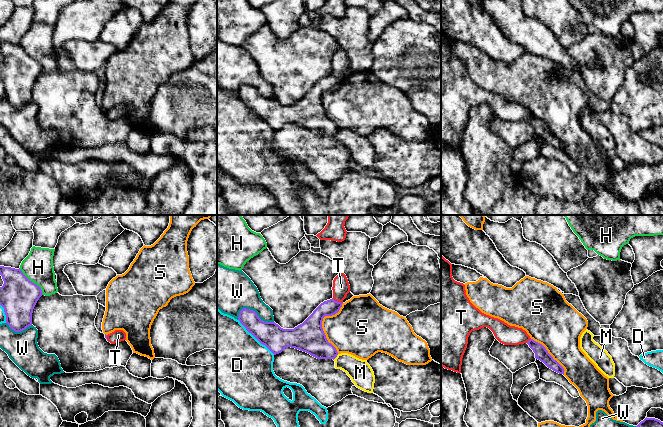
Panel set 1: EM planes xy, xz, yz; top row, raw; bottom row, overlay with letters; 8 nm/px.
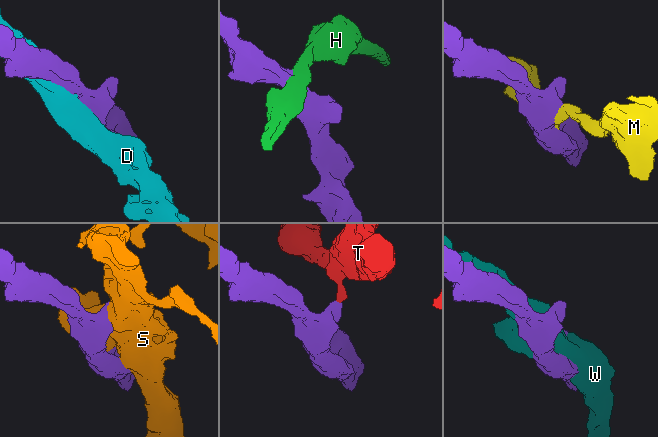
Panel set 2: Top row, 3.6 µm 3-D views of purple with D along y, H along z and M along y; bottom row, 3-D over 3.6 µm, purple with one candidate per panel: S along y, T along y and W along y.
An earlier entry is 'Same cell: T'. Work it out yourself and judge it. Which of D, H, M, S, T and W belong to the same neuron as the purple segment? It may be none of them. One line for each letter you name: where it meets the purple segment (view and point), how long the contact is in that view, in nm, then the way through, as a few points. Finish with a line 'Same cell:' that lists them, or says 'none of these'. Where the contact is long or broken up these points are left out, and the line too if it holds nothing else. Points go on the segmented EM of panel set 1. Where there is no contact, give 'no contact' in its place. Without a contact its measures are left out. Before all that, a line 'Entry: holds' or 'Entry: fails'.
Entry: fails
Same cell: none of these

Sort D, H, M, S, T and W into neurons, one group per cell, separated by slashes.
D S / H / M / T / W

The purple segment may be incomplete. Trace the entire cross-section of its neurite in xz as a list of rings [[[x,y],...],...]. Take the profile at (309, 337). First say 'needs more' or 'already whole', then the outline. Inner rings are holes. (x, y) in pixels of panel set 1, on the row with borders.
already whole; [[[333,298],[321,303],[313,313],[294,329],[283,329],[275,322],[264,322],[257,313],[250,309],[242,309],[238,320],[261,344],[274,355],[291,347],[306,352],[317,359],[335,359],[336,348],[328,342],[322,328],[325,316],[339,312],[341,302]]]

